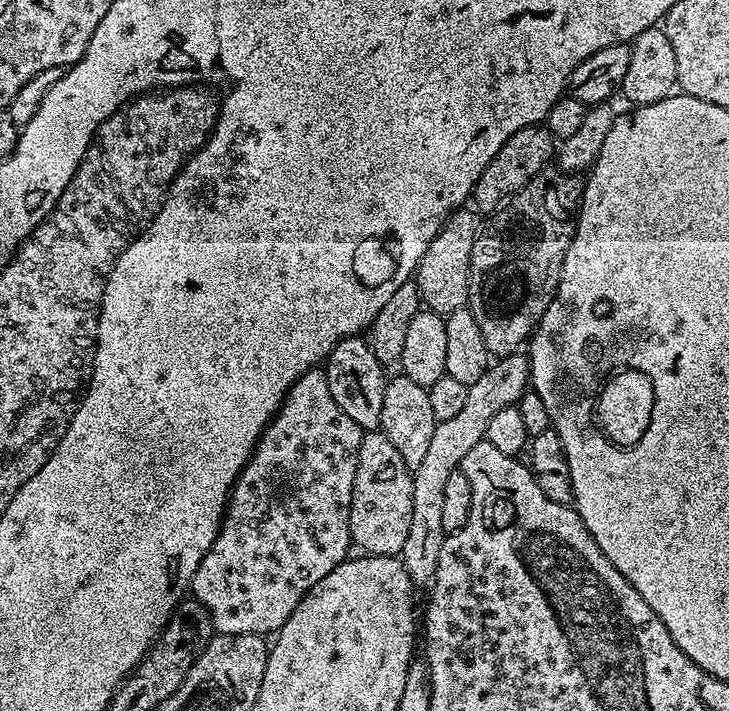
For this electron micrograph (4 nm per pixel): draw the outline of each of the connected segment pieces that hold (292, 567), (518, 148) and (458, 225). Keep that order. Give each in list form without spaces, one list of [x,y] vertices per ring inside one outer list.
[[[317,366],[311,368],[306,374],[290,386],[290,390],[284,396],[284,401],[280,403],[280,408],[276,411],[274,417],[268,425],[264,427],[264,432],[260,436],[256,448],[252,452],[252,457],[246,462],[246,466],[238,474],[236,485],[232,487],[232,492],[228,495],[228,507],[224,509],[224,520],[220,523],[220,533],[218,538],[214,538],[214,546],[206,550],[206,558],[194,570],[194,578],[190,585],[191,595],[206,610],[212,619],[212,627],[219,635],[237,636],[238,634],[275,634],[279,632],[280,627],[294,614],[294,606],[302,602],[304,595],[309,592],[314,585],[322,582],[334,566],[338,566],[349,555],[350,537],[348,535],[348,519],[350,518],[350,502],[352,501],[352,491],[354,490],[354,474],[358,466],[358,446],[362,442],[365,429],[358,426],[338,407],[338,402],[334,402],[334,397],[330,394],[330,382],[326,382],[326,374],[323,367]]]
[[[546,126],[518,130],[518,134],[511,136],[506,146],[502,146],[502,150],[494,154],[490,166],[482,170],[482,178],[478,178],[478,182],[472,187],[471,207],[480,214],[495,212],[501,204],[511,200],[518,190],[522,190],[522,186],[530,182],[530,178],[534,178],[544,168],[549,167],[553,160],[554,138]]]
[[[457,210],[445,220],[442,230],[432,239],[430,246],[426,246],[426,254],[422,254],[416,267],[414,283],[427,311],[438,312],[445,317],[467,305],[472,251],[481,227],[481,217],[475,211]]]

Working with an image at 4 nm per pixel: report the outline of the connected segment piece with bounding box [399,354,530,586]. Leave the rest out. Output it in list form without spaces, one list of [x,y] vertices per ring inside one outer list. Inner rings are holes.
[[[513,354],[500,359],[489,366],[480,378],[468,386],[466,402],[462,406],[462,411],[455,418],[446,418],[439,421],[434,430],[434,435],[430,437],[430,447],[427,448],[423,461],[417,468],[412,469],[412,485],[414,486],[414,506],[410,513],[410,530],[406,534],[406,546],[402,546],[399,559],[404,561],[404,568],[410,574],[413,585],[431,585],[436,578],[438,570],[438,554],[442,554],[442,542],[446,533],[442,530],[442,506],[444,505],[444,487],[446,481],[450,479],[450,474],[454,474],[460,467],[462,458],[478,446],[478,442],[486,437],[486,426],[490,426],[490,418],[498,414],[498,410],[506,410],[519,405],[521,396],[530,388],[530,369],[527,355]]]

